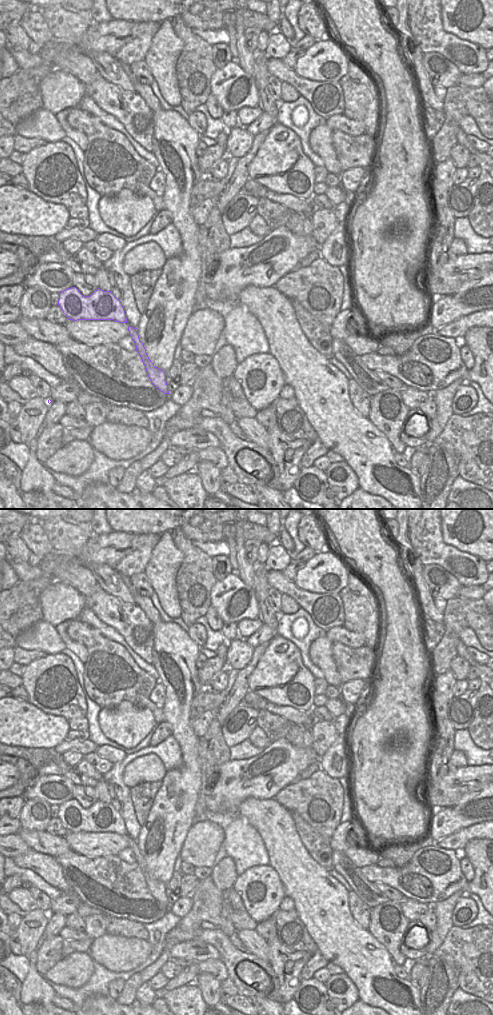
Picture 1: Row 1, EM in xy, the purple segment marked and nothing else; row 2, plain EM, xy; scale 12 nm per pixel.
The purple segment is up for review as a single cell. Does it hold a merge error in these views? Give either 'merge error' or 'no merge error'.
no merge error

